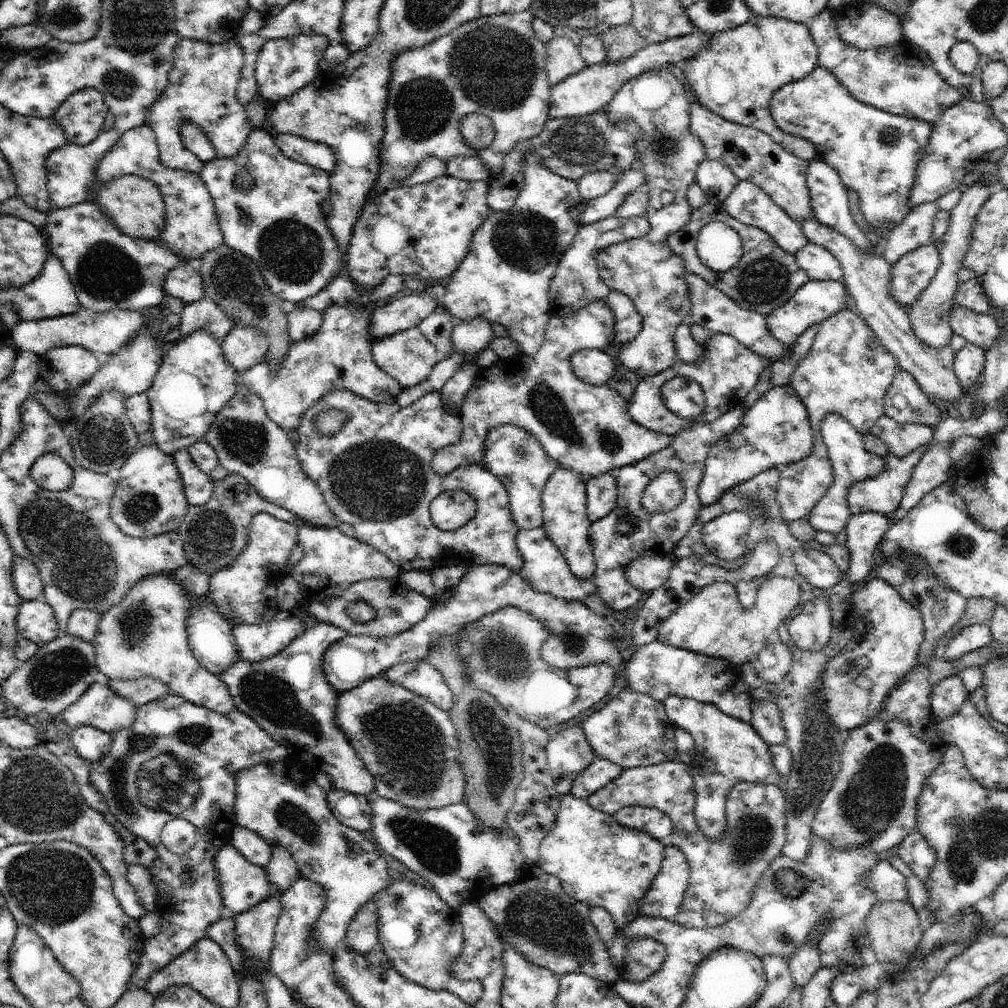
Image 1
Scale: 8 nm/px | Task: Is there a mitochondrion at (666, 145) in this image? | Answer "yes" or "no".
yes

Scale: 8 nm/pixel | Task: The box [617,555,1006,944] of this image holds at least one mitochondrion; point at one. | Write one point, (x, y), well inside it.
(876, 793)

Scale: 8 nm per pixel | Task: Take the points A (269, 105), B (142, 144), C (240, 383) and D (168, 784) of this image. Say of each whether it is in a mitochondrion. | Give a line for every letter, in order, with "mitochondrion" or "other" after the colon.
A: other
B: other
C: other
D: mitochondrion

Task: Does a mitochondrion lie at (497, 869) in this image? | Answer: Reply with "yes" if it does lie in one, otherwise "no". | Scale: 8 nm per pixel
no

